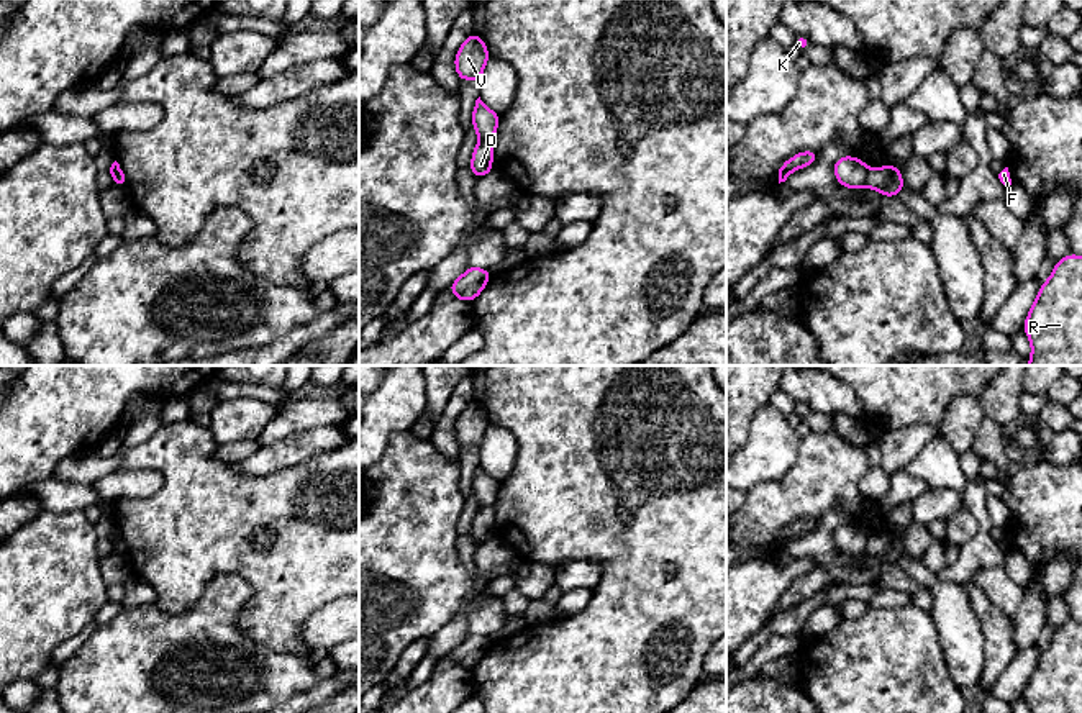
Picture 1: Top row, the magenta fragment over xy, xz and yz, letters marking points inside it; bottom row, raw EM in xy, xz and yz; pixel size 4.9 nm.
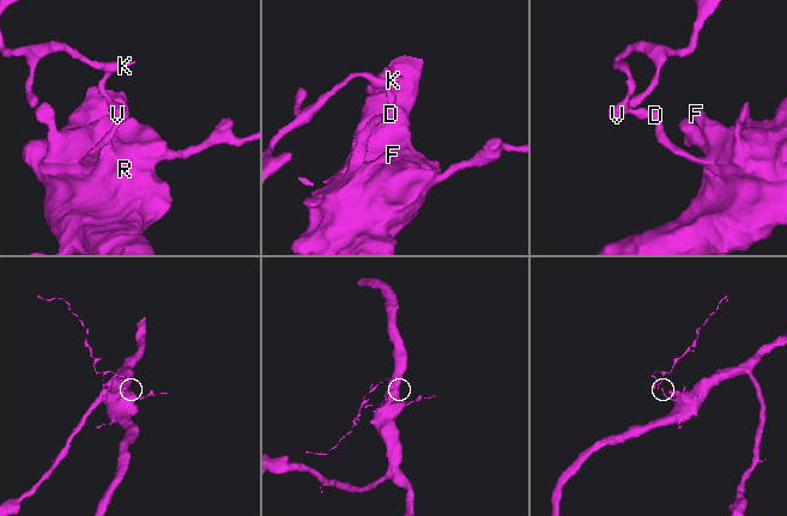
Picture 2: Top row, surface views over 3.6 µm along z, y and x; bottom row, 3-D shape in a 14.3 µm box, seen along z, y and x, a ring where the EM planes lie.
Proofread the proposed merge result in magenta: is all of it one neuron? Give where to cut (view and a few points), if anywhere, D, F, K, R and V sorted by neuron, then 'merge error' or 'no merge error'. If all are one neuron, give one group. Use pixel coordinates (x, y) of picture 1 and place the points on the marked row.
cut in yz along (869, 169), (864, 186); D F R / K V; merge error

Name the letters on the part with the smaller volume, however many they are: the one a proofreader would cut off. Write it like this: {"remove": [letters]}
{"remove": ["K", "V"]}

